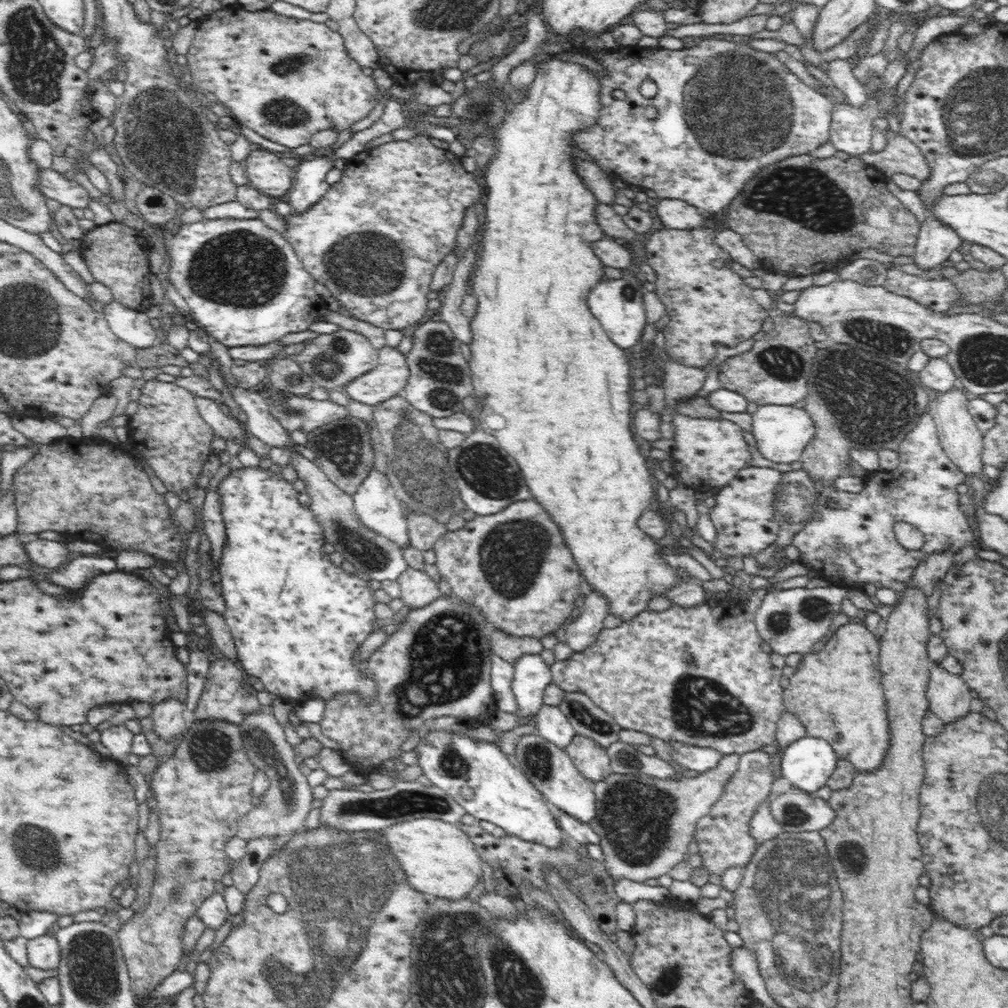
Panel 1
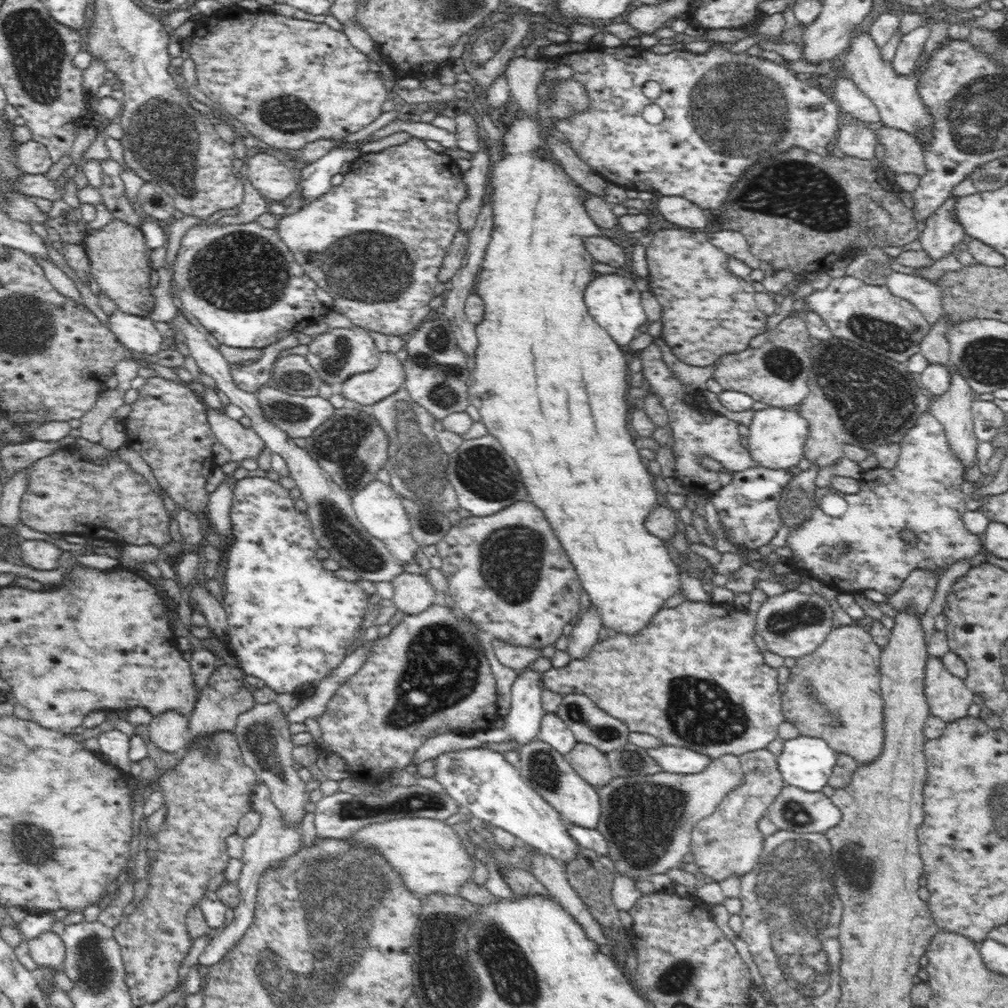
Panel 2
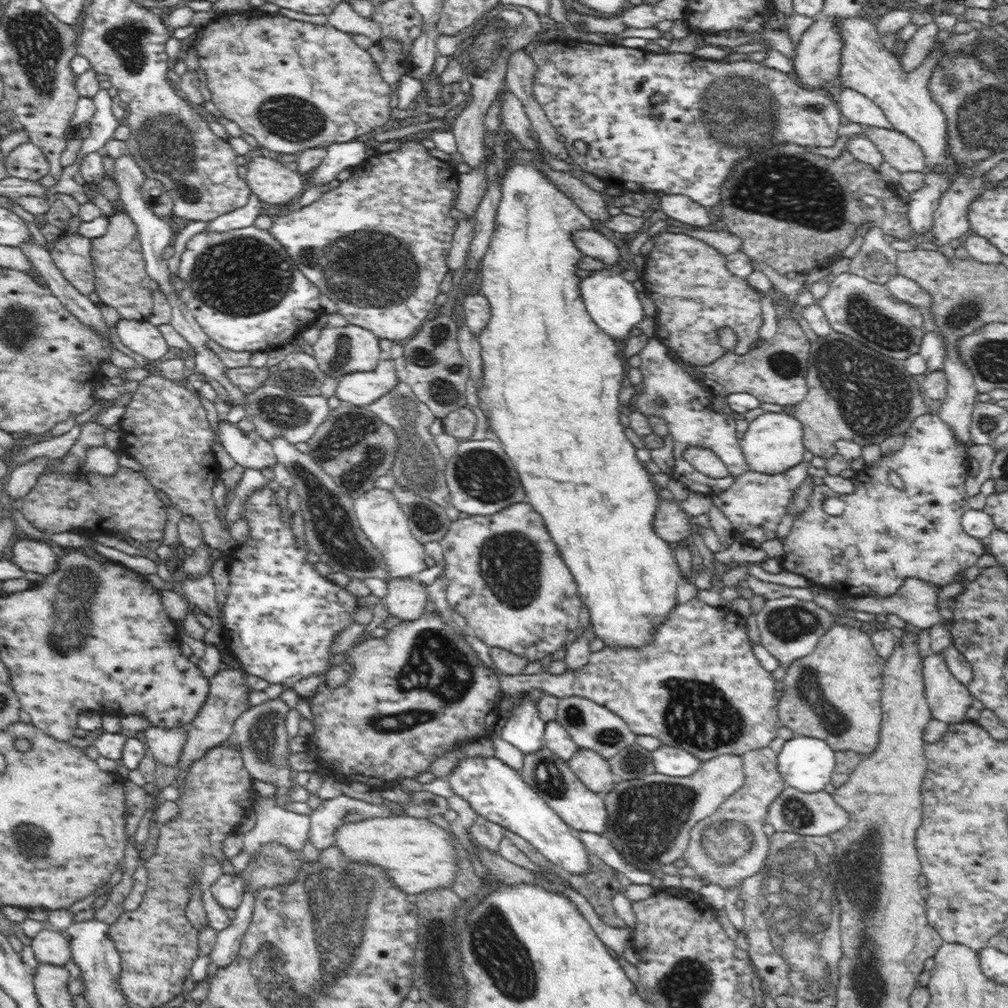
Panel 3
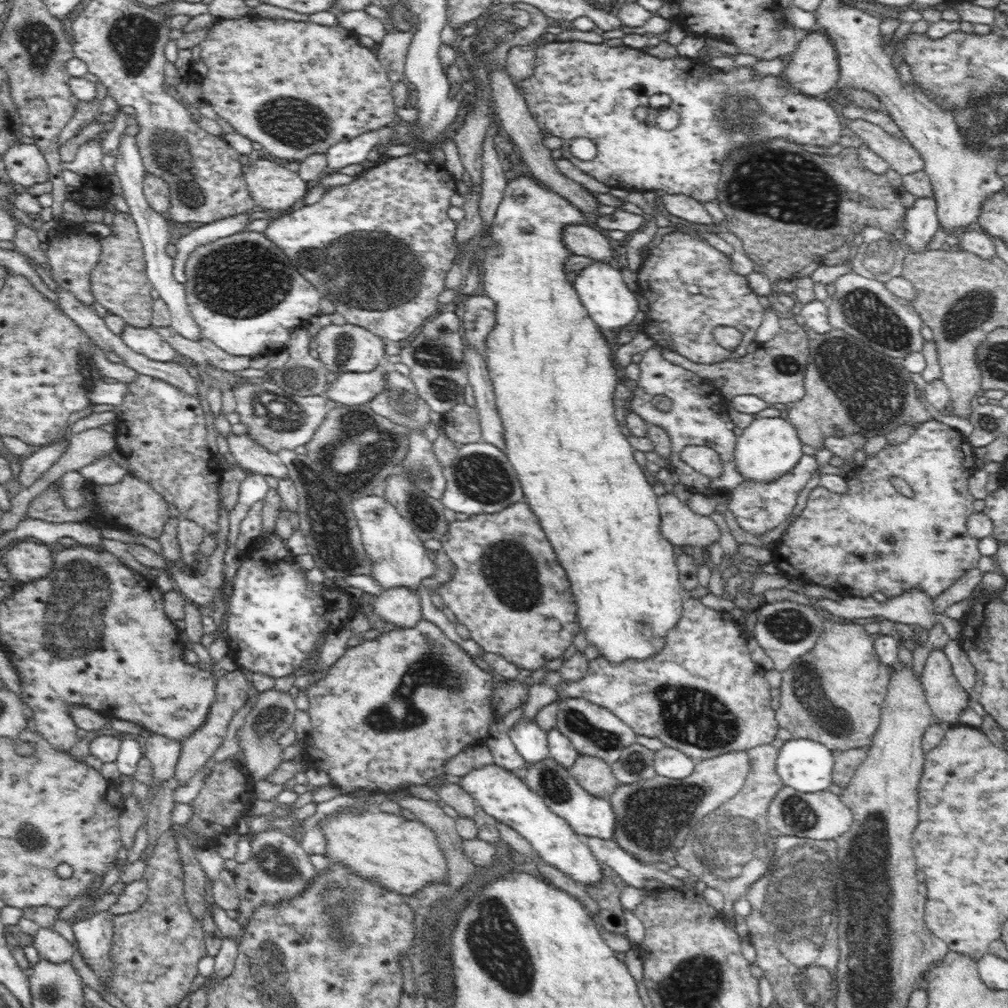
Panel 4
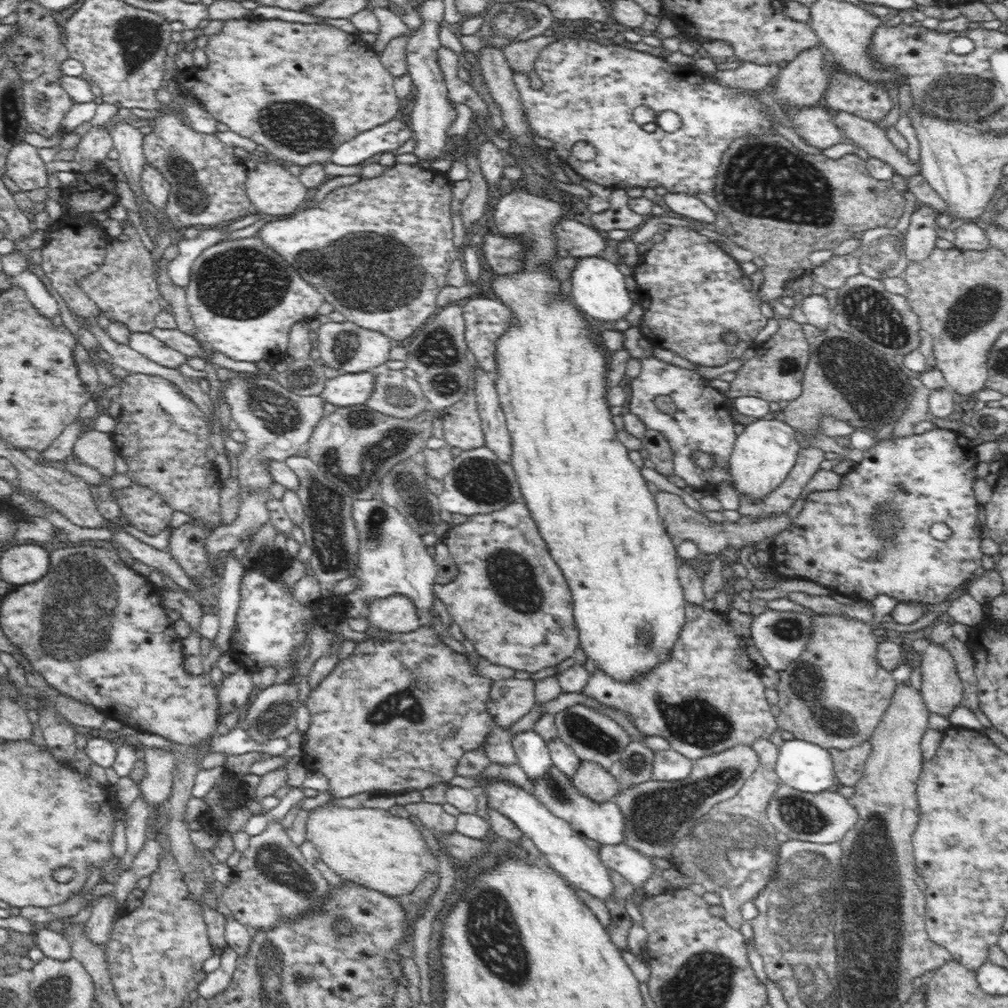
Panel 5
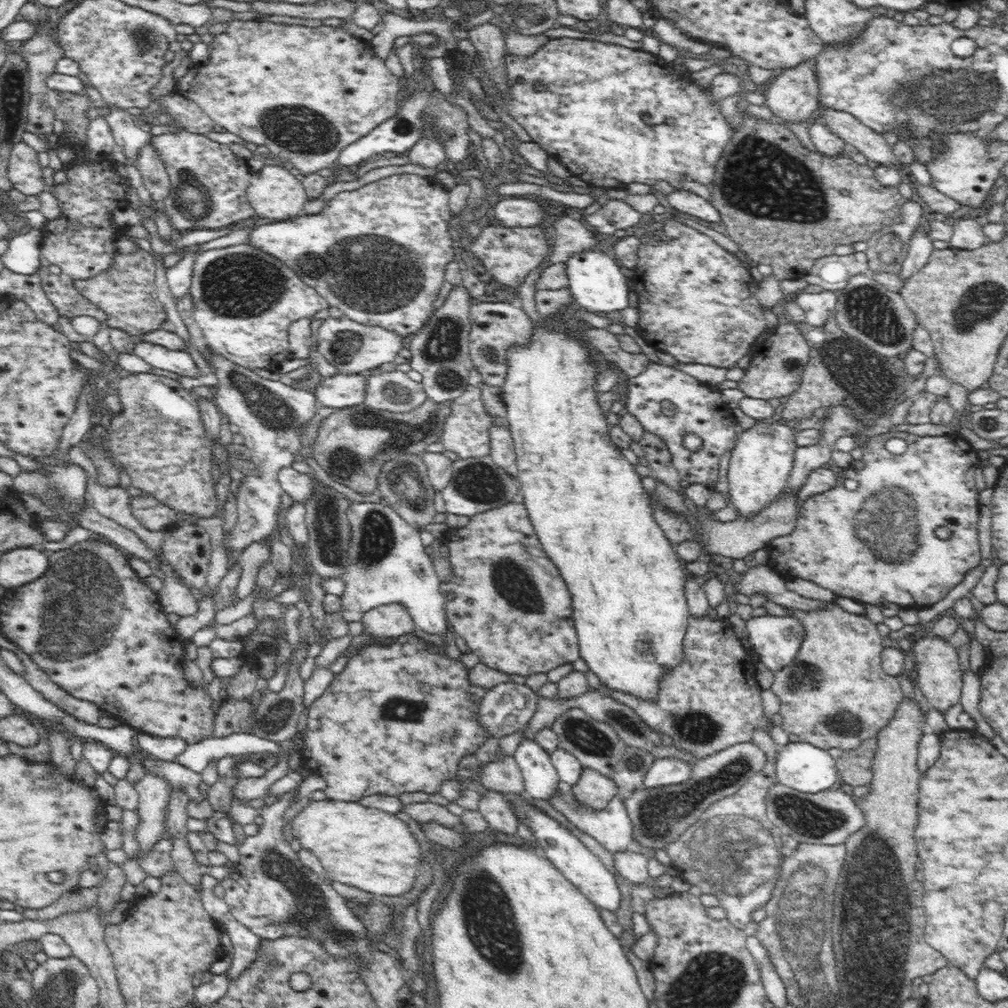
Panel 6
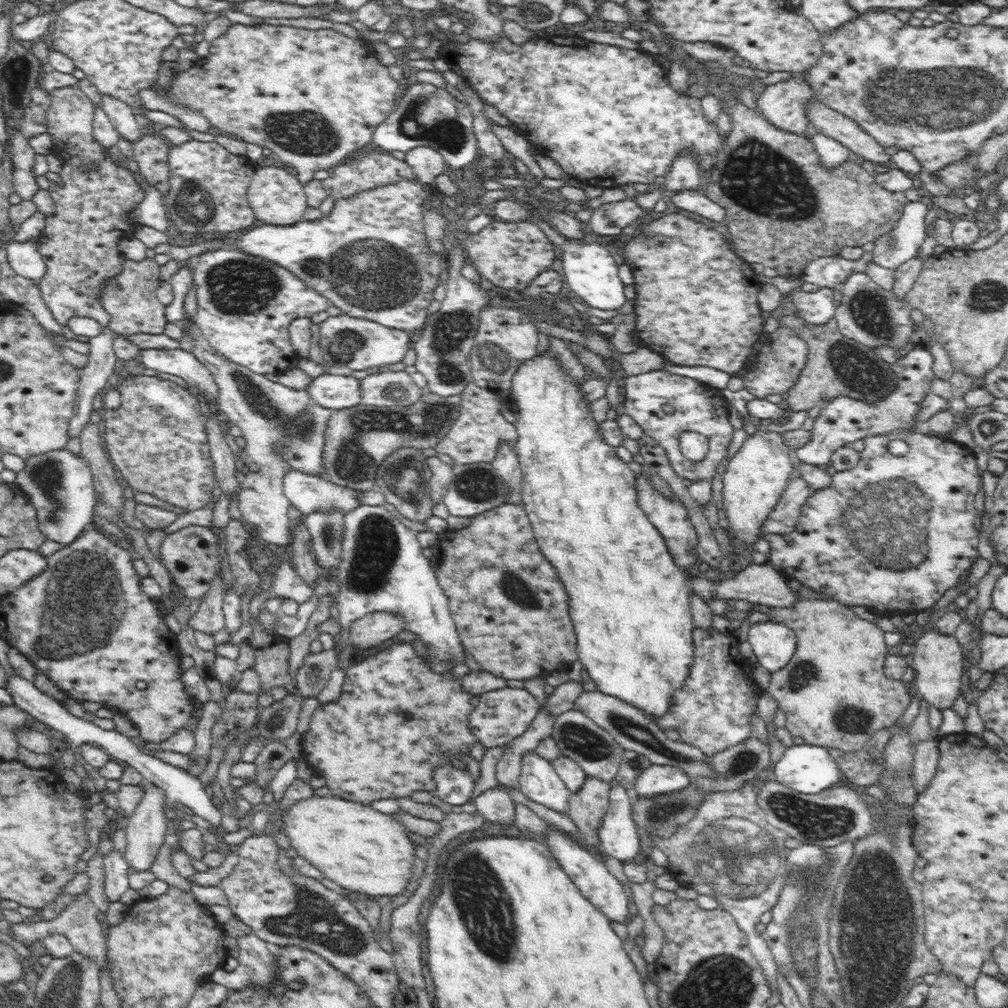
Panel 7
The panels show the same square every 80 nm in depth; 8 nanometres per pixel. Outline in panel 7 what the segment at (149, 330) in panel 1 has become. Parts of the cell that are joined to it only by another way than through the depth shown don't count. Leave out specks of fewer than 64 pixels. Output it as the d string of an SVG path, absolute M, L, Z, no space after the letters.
M142 349L140 360L146 368L180 376L192 392L202 393L204 397L217 402L218 385L213 374L192 354L183 349Z

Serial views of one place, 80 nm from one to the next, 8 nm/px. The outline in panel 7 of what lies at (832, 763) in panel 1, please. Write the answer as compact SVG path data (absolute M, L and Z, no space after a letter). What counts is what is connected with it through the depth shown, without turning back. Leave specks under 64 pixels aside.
M793 744L785 747L773 769L774 779L802 794L818 794L834 786L841 777L827 747Z

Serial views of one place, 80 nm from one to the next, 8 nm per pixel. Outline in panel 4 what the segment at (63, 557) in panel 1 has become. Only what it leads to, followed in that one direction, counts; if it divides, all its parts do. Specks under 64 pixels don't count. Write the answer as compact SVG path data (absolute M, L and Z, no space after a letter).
M21 541L11 546L7 546L2 555L2 562L4 562L5 568L11 573L10 580L14 580L20 583L29 583L37 581L46 577L53 568L53 554L50 549L43 543L33 543L31 541Z

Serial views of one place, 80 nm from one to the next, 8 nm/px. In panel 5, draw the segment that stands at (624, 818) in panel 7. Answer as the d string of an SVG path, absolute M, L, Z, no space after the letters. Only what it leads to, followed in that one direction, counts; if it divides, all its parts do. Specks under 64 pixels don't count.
M552 765L545 777L533 784L533 795L552 811L558 818L570 823L570 826L584 838L592 838L600 844L623 844L625 835L624 815L615 801L606 801L604 804L595 804L590 798L581 796L578 788L574 786L572 779L566 777L556 765Z

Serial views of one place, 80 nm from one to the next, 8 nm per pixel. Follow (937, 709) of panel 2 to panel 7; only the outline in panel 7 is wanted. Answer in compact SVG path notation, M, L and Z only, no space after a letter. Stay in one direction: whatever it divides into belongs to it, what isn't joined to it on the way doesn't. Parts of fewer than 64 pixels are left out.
M936 628L927 630L918 640L911 642L912 651L909 661L910 667L914 670L913 684L916 690L931 706L942 711L945 708L950 708L962 690L963 646L956 641L954 635L940 633Z

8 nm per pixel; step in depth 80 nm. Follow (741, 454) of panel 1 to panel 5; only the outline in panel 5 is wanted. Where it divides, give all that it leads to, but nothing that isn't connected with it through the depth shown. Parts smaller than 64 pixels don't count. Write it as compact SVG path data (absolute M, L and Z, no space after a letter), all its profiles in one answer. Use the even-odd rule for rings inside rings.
M654 355L641 360L640 374L630 386L629 412L634 413L648 430L656 430L668 440L673 451L675 474L689 489L701 490L710 484L724 482L734 486L729 459L737 440L734 432L736 422L730 417L732 405L726 402L723 393L711 387L696 371L675 367ZM696 450L712 454L714 468L704 470L696 466L692 461Z

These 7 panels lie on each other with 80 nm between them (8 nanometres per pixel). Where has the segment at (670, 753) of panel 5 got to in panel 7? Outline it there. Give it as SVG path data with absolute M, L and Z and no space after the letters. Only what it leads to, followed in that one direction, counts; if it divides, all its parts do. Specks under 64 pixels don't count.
M652 763L637 777L633 788L638 797L660 796L685 789L691 779L678 767Z

